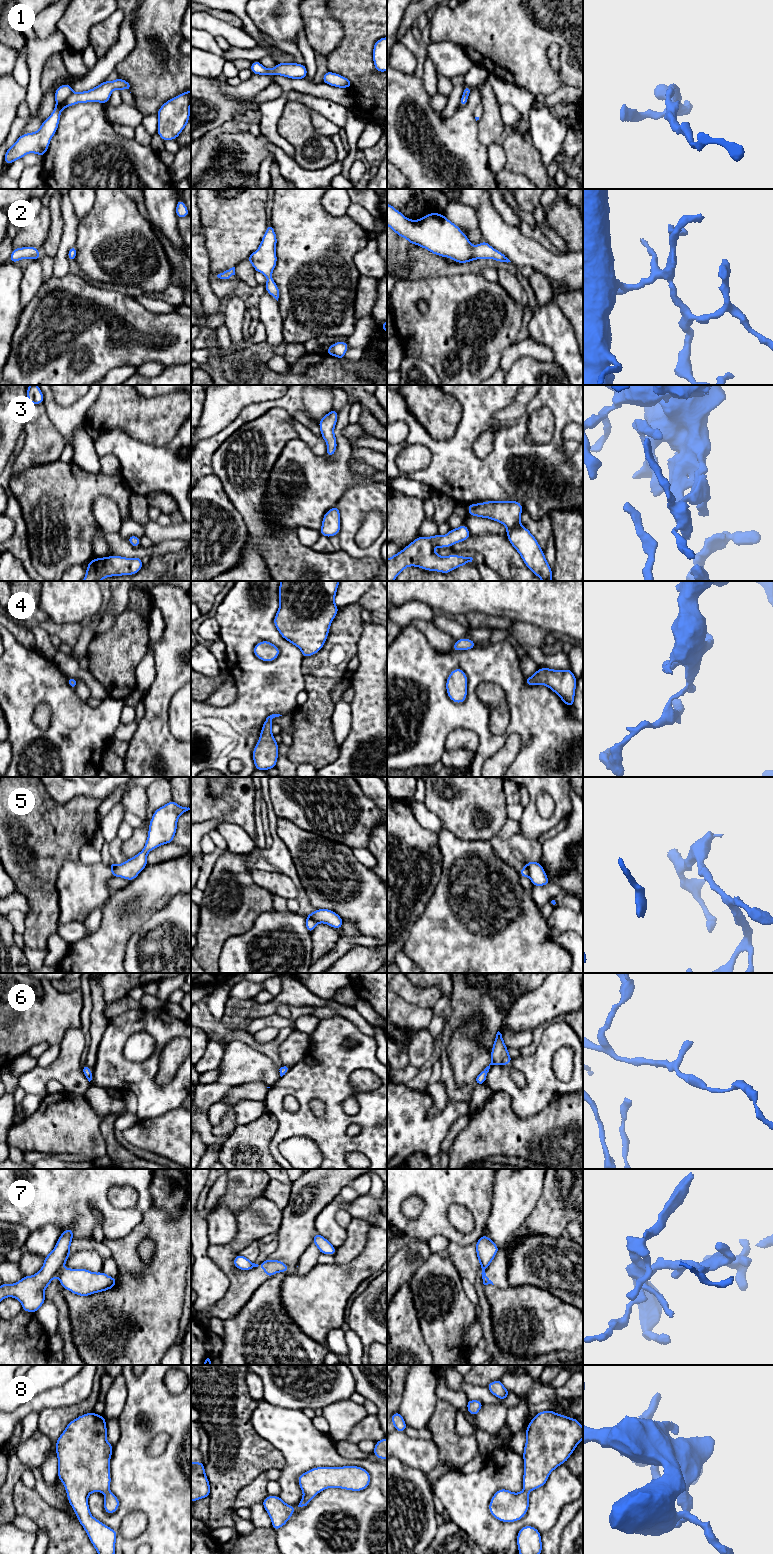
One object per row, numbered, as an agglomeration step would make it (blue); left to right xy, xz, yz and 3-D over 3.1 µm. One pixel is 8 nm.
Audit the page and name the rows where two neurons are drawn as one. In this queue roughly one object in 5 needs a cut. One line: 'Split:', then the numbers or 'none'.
Split: 5, 7

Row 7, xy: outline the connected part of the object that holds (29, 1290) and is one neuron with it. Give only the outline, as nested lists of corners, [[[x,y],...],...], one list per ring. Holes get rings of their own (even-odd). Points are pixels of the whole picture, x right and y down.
[[[72,1228],[62,1232],[54,1249],[44,1258],[44,1264],[36,1274],[24,1276],[14,1284],[2,1283],[0,1301],[7,1297],[14,1297],[20,1301],[22,1310],[31,1313],[37,1312],[46,1301],[45,1289],[62,1270],[70,1256],[72,1240]]]

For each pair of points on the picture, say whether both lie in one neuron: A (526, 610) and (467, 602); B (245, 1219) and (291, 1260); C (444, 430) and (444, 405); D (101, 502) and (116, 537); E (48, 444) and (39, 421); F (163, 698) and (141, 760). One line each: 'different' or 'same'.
A: same
B: different
C: same
D: different
E: same
F: same

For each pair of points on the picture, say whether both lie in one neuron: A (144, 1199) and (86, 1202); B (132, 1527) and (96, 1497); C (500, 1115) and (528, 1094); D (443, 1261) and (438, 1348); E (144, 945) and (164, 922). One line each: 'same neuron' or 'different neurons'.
A: same neuron
B: different neurons
C: different neurons
D: same neuron
E: same neuron

